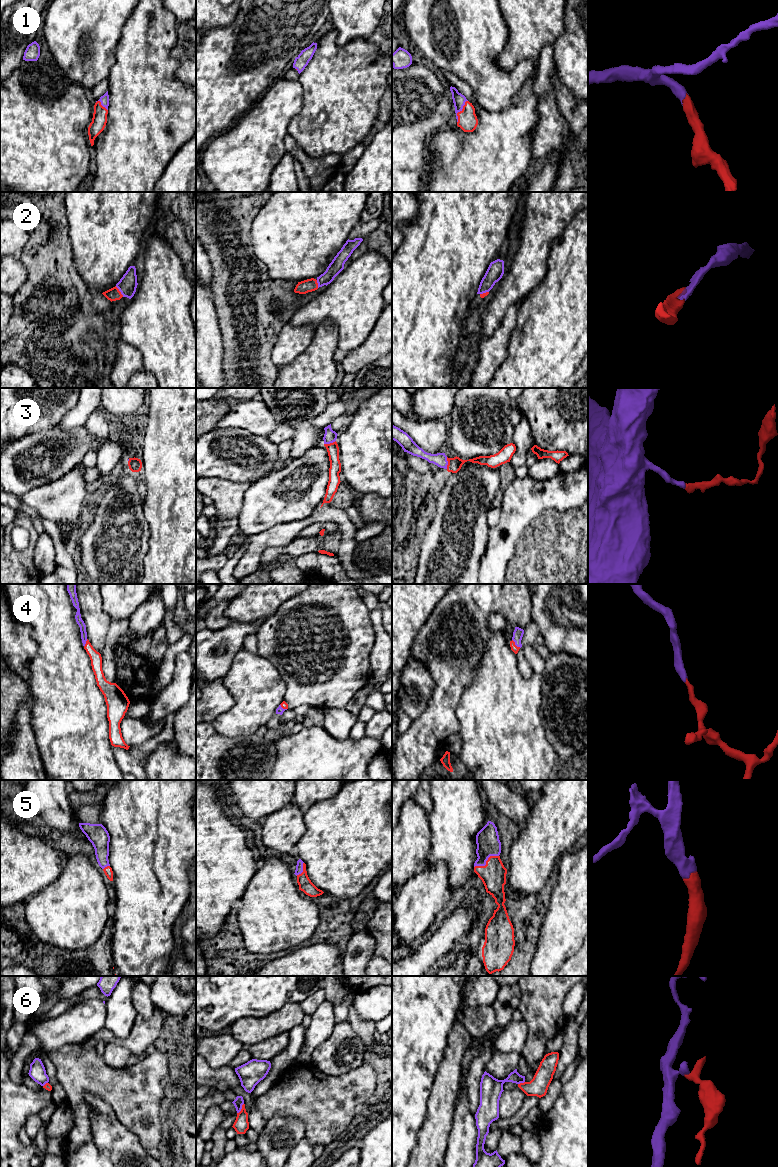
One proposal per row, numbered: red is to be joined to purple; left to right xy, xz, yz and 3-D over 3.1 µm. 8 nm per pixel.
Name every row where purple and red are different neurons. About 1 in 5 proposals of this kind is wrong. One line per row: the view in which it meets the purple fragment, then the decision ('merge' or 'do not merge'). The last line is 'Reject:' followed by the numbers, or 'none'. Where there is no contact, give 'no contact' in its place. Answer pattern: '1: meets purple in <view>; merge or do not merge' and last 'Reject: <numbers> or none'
1: meets purple in yz; merge
2: meets purple in xy; merge
3: meets purple in xz; merge
4: meets purple in yz; merge
5: meets purple in yz; merge
6: meets purple in xz; do not merge
Reject: 6

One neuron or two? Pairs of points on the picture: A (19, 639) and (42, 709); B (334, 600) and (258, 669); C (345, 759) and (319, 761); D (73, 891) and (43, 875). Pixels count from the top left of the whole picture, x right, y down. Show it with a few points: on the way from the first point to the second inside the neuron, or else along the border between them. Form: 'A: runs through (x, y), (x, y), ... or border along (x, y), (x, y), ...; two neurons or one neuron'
A: border along (37, 648), (30, 662), (28, 682); two neurons
B: border along (257, 653), (263, 656), (277, 670), (281, 679); two neurons
C: runs through (339, 761), (325, 761); one neuron
D: border along (63, 858), (61, 873), (35, 894); two neurons

